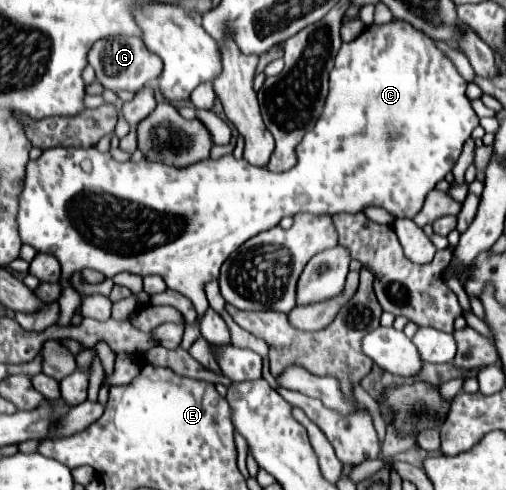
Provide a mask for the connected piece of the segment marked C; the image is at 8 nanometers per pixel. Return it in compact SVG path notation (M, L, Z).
M394 19L392 23L386 25L370 25L366 27L366 31L362 31L362 35L358 35L354 41L350 43L342 43L338 55L336 55L336 65L330 71L330 89L328 89L328 97L326 97L326 105L324 111L320 115L320 119L316 121L314 129L308 131L304 135L304 139L298 143L296 153L298 153L298 163L296 167L292 167L286 173L266 173L250 163L246 163L244 159L238 161L232 155L226 155L222 159L204 159L198 161L190 167L170 167L162 161L158 163L150 163L150 159L142 159L138 163L134 161L126 161L120 163L116 161L110 151L108 153L100 153L96 147L90 149L78 149L78 147L54 147L54 149L46 149L36 161L30 161L26 167L26 179L24 179L24 189L18 197L18 215L16 215L16 223L18 223L18 233L22 237L22 243L32 245L36 251L40 253L50 253L56 255L60 265L62 265L62 295L58 300L60 305L60 315L57 325L66 326L70 321L82 302L80 294L67 284L74 271L92 267L96 271L102 271L106 277L114 277L116 273L128 271L128 273L136 273L136 275L162 275L168 289L178 291L182 295L186 295L196 311L198 311L198 319L200 315L208 309L208 299L204 295L204 283L218 279L220 267L222 263L228 259L228 255L232 251L236 251L244 241L248 241L250 237L272 229L280 223L282 217L294 217L298 213L312 213L312 215L336 215L336 213L358 213L364 211L366 207L384 207L386 211L390 211L394 217L414 217L422 205L426 195L436 187L438 181L442 181L446 177L446 173L452 171L452 167L456 165L464 143L468 141L470 133L474 131L474 127L478 127L478 115L474 113L470 99L466 99L466 81L462 79L462 75L456 71L456 67L452 65L452 61L434 45L434 41L428 35L422 35L422 31L414 29L410 23Z

